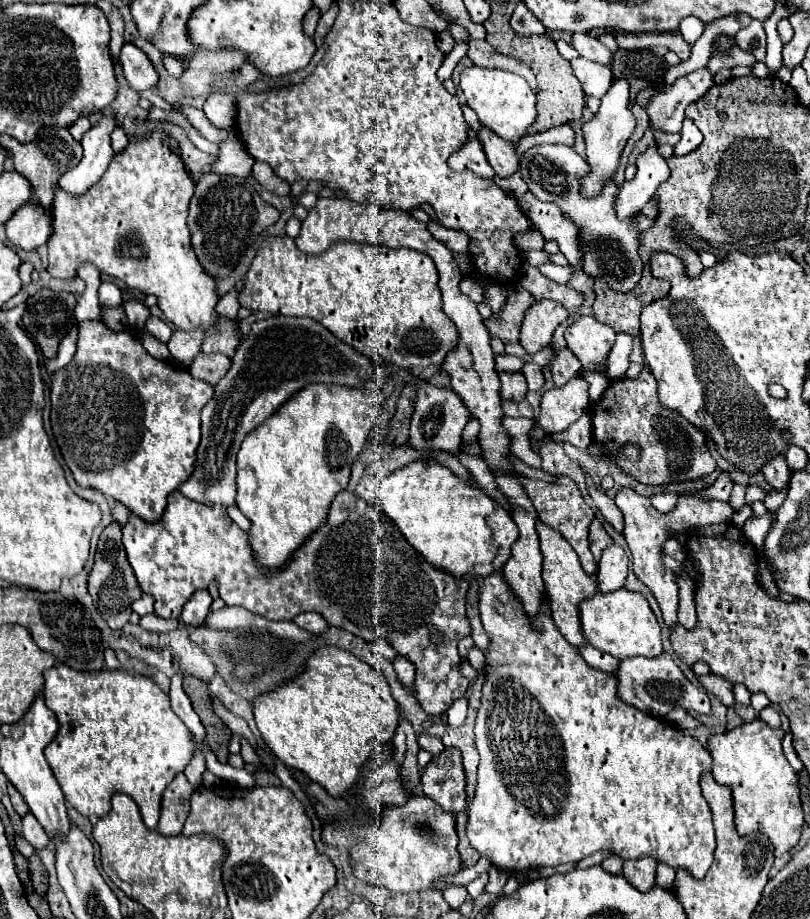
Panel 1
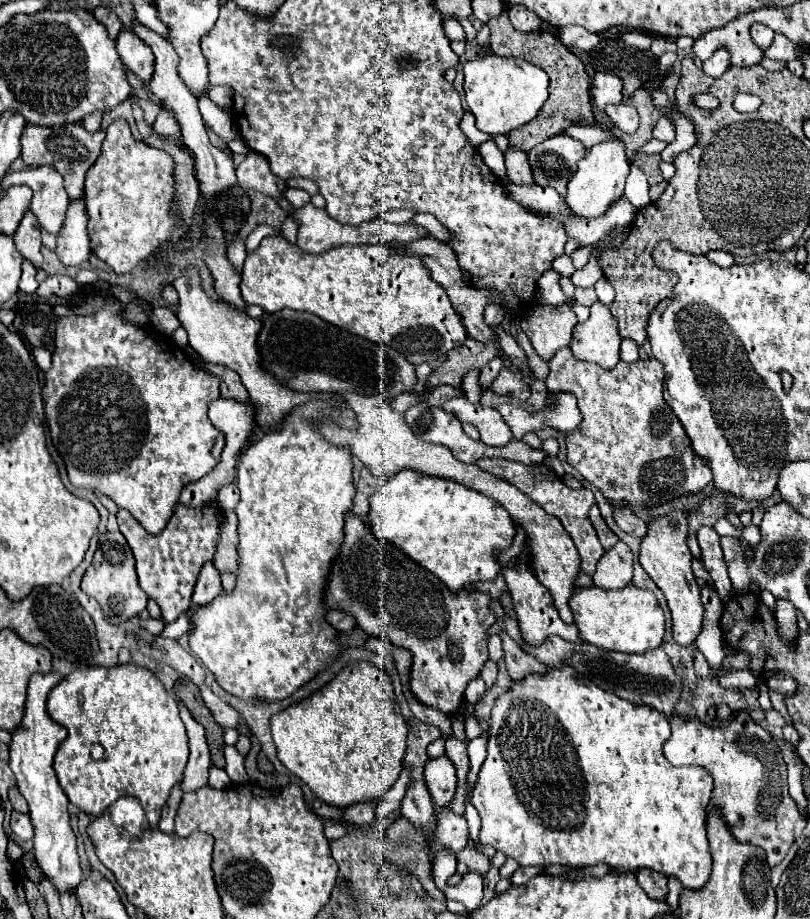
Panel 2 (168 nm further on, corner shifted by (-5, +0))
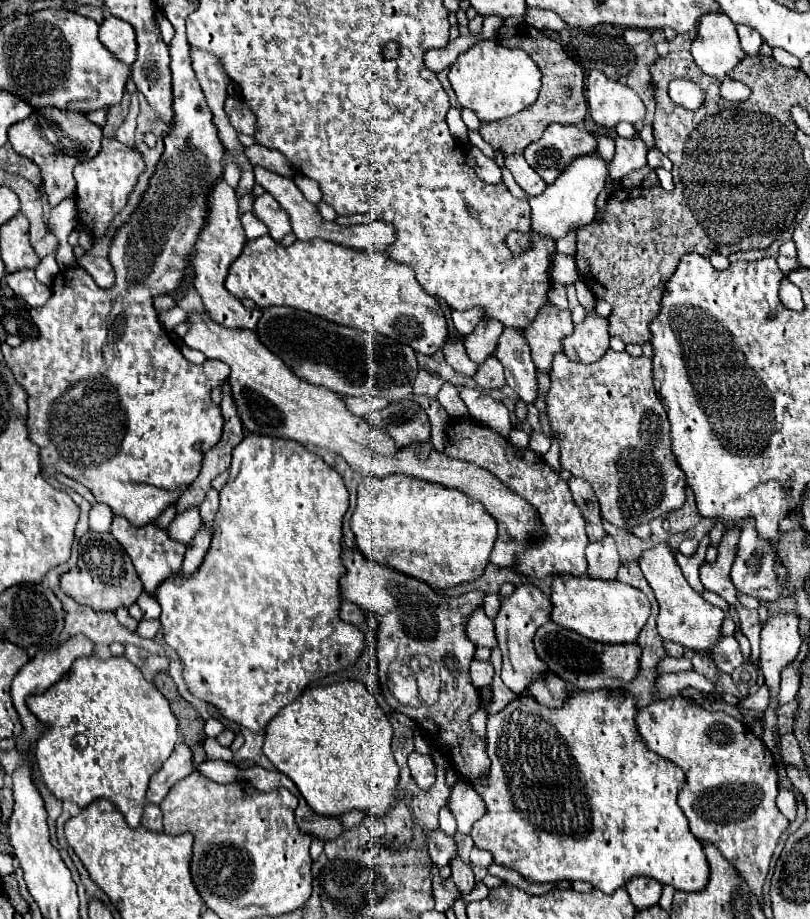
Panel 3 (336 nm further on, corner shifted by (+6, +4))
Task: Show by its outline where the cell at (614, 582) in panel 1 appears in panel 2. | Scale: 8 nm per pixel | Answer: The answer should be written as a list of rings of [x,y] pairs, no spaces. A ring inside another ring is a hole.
[[[618,542],[616,546],[612,546],[610,550],[604,552],[604,556],[600,558],[596,572],[594,572],[594,584],[598,588],[624,588],[630,584],[632,578],[632,552],[624,542]]]

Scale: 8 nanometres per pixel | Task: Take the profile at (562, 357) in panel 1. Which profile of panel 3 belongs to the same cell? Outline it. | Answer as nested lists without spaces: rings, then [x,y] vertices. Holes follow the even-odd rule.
[[[609,348],[597,362],[585,366],[567,360],[565,354],[557,354],[551,370],[551,390],[547,394],[547,418],[551,432],[557,434],[561,444],[561,466],[591,484],[599,498],[603,520],[631,532],[633,526],[647,524],[683,506],[685,474],[677,468],[671,452],[669,420],[653,386],[651,358],[633,358],[627,352]]]

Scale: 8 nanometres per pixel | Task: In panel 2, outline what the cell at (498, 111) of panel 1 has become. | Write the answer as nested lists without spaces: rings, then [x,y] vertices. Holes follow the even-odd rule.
[[[494,54],[478,56],[464,64],[466,104],[476,116],[478,130],[486,134],[510,134],[536,118],[548,98],[548,76],[538,66],[520,58],[500,58]]]

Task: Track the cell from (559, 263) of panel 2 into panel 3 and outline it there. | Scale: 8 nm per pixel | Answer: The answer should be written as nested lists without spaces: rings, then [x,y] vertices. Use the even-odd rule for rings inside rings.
[[[555,254],[553,264],[551,264],[551,280],[555,284],[575,284],[579,280],[579,272],[575,266],[573,256],[563,256],[563,254]]]

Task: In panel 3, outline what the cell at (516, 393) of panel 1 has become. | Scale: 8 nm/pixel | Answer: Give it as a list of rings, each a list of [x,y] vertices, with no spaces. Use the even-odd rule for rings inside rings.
[[[489,356],[483,364],[479,364],[473,380],[481,386],[481,388],[501,388],[505,384],[505,376],[503,376],[503,366],[495,356]]]

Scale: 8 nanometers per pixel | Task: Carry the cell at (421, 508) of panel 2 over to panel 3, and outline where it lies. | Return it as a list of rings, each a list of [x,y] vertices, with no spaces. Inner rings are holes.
[[[363,476],[357,490],[357,508],[351,516],[351,530],[359,550],[373,564],[409,574],[435,590],[447,590],[457,584],[477,580],[489,564],[489,552],[497,538],[495,520],[481,508],[481,504],[477,504],[477,500],[471,500],[455,488],[415,480],[411,476]]]

